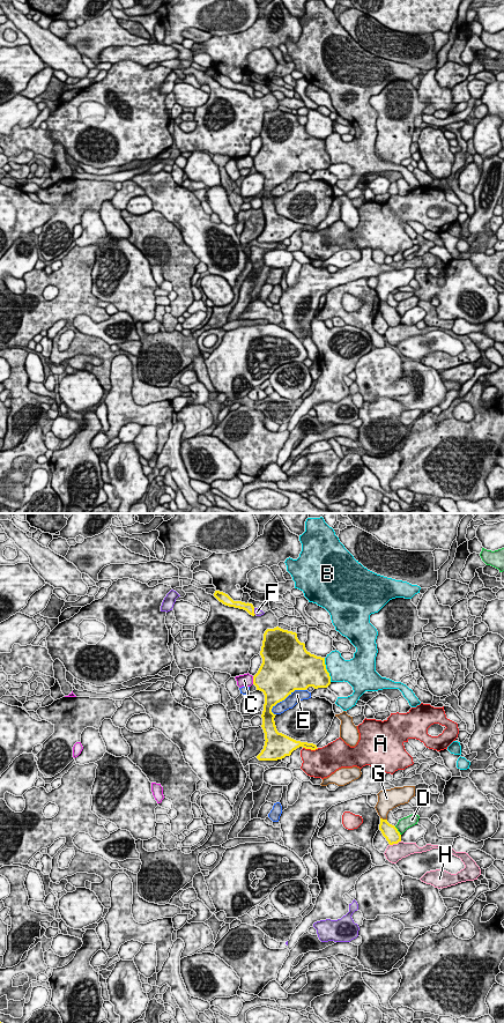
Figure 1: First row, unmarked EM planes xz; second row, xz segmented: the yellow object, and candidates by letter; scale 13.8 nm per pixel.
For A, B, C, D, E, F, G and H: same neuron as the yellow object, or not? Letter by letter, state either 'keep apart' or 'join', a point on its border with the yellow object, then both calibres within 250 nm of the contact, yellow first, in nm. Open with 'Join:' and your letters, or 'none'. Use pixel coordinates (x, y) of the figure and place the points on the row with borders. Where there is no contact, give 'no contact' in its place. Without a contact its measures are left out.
Join: none
A: keep apart; meets yellow in xz at (311, 749); 140 nm thick on the yellow side, 420 nm on the other
B: keep apart; meets yellow in xz at (326, 669); 440 nm thick on the yellow side, 320 nm on the other
C: keep apart; meets yellow in xz at (253, 680); 420 nm thick on the yellow side, 160 nm on the other
D: keep apart; meets yellow in xz at (398, 831); 200 nm thick on the yellow side, 160 nm on the other
E: keep apart; meets yellow in xz at (287, 696); 500 nm thick on the yellow side, 160 nm on the other
F: keep apart; meets yellow in xz at (253, 612); 130 nm thick on the yellow side, 90 nm on the other
G: keep apart; meets yellow in xz at (384, 820); 200 nm thick on the yellow side, 240 nm on the other
H: keep apart; meets yellow in xz at (394, 843); 200 nm thick on the yellow side, 240 nm on the other

